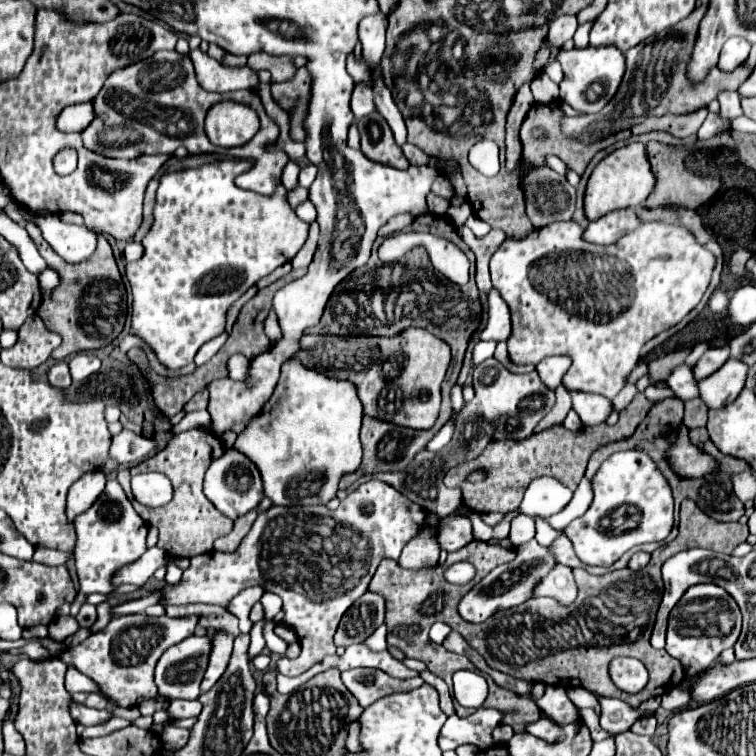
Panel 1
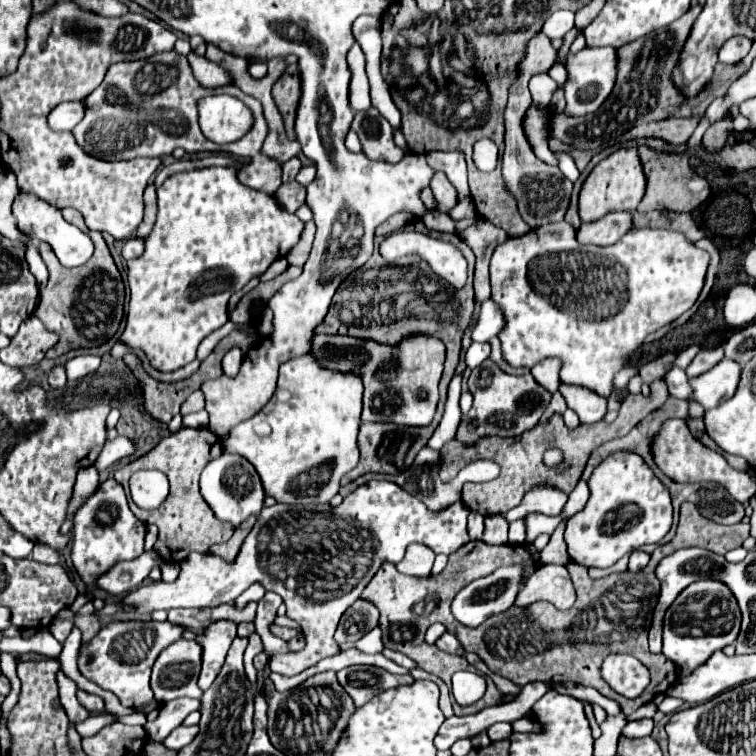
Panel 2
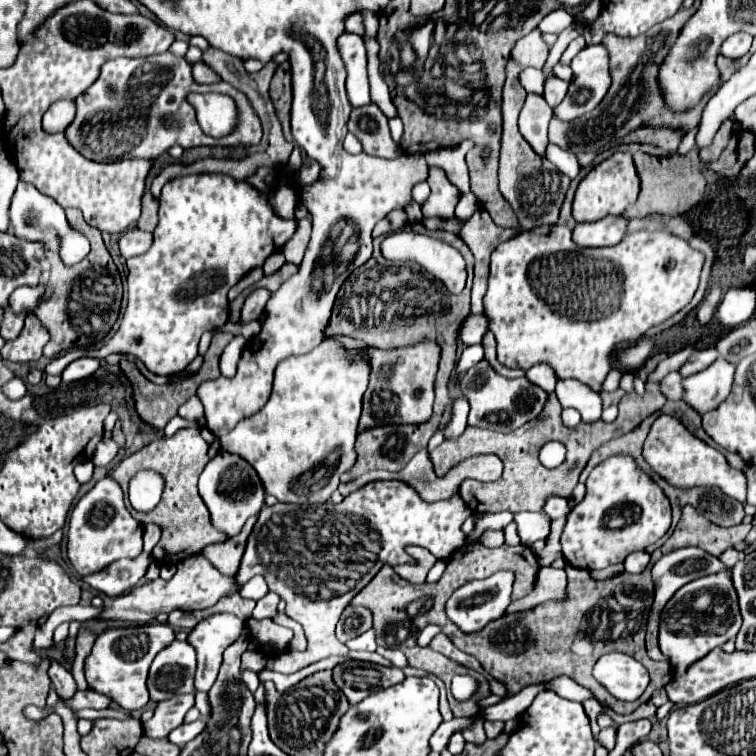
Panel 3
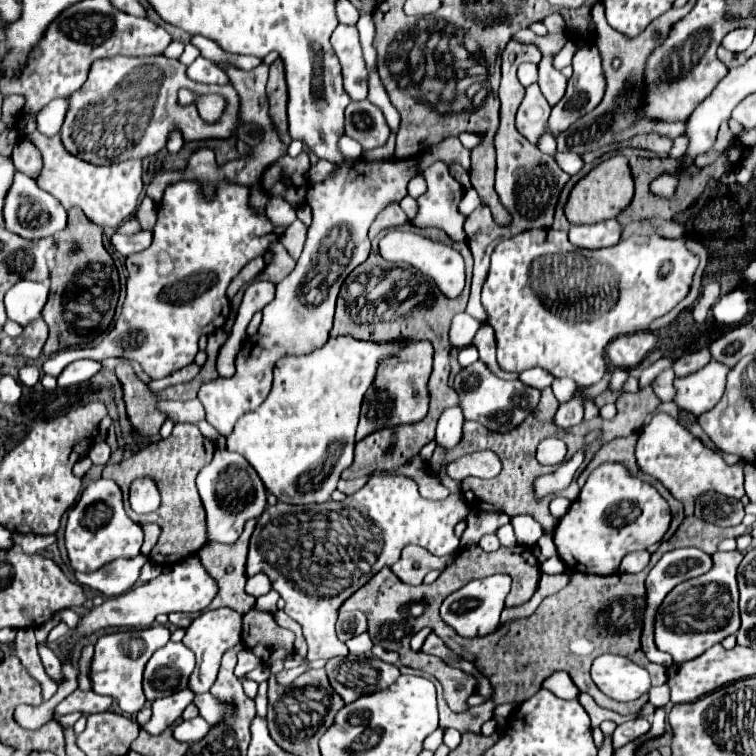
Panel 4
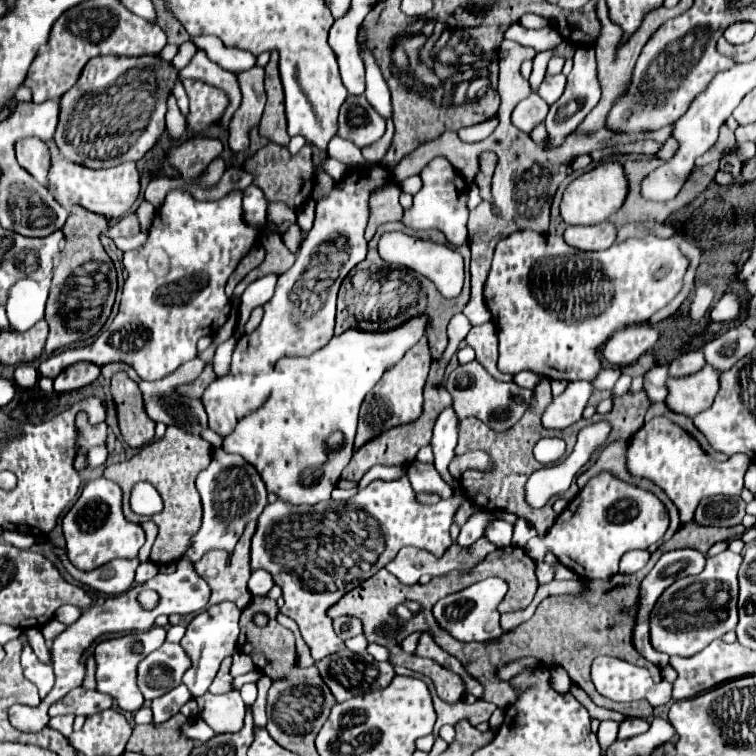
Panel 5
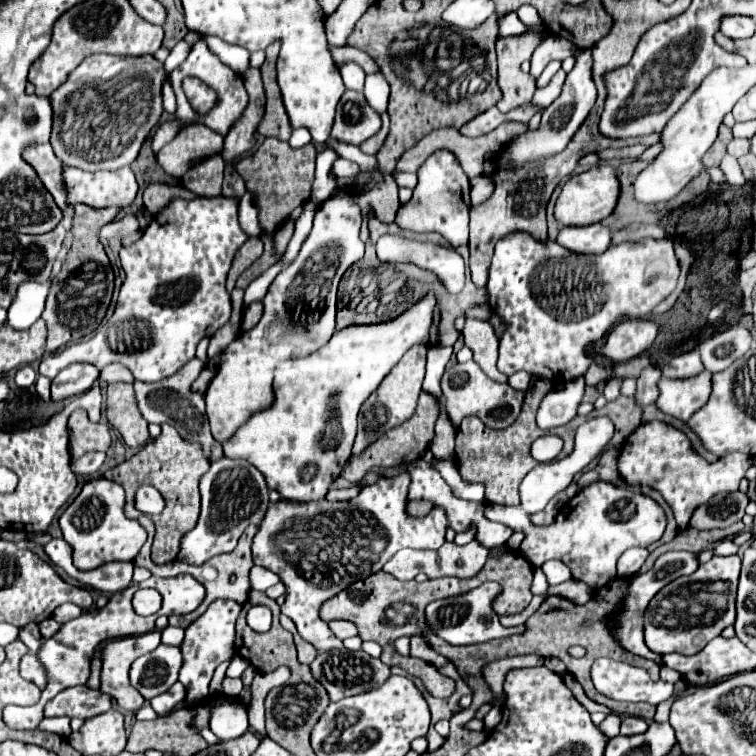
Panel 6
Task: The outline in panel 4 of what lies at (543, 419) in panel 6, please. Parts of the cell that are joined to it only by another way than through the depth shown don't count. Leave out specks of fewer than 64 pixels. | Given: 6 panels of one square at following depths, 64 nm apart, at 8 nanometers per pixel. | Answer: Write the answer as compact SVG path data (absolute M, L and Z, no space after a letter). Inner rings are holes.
M608 370L606 375L598 382L598 384L592 384L592 386L580 386L576 390L576 394L572 396L572 400L564 402L558 406L556 414L554 414L554 424L558 428L570 428L578 422L582 422L582 414L584 414L584 402L586 400L592 400L594 396L598 396L609 388L610 374L613 370Z

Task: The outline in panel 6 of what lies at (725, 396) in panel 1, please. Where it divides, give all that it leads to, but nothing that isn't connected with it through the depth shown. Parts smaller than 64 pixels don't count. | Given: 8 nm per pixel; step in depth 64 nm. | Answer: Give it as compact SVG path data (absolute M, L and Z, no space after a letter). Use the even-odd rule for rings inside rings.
M704 370L698 376L686 380L662 378L658 382L658 410L664 412L666 416L686 422L698 408L702 408L702 404L706 404L710 396L710 376L712 374Z

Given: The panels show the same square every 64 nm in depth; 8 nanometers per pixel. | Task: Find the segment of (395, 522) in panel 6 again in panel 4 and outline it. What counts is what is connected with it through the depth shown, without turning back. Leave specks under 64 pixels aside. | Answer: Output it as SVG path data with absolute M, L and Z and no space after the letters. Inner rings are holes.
M372 476L366 482L366 486L362 486L354 494L354 532L350 532L350 504L328 500L324 504L318 504L318 508L310 508L310 506L294 506L294 504L278 502L276 506L268 506L256 524L256 530L250 540L246 574L250 576L250 574L266 572L270 576L272 588L280 592L280 596L286 600L284 612L302 626L304 638L308 642L306 658L310 662L320 658L328 660L334 656L346 656L348 648L344 642L338 640L334 632L340 604L348 596L352 596L358 590L358 586L366 584L376 572L380 572L384 566L392 566L400 558L400 550L408 544L422 546L434 556L446 556L454 552L460 544L460 540L454 536L454 526L460 520L464 520L468 512L470 506L464 500L462 492L450 494L442 502L430 502L418 494L416 482L406 476L386 476L386 478ZM318 548L322 548L322 552ZM314 576L318 576L316 584L312 584ZM310 592L334 592L334 596L312 596Z

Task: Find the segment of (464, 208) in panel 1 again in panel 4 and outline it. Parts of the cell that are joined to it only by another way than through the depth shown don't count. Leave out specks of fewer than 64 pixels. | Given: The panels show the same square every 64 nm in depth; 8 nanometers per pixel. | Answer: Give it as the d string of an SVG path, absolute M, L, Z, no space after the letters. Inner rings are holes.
M468 190L466 194L464 194L464 198L462 198L462 202L460 202L460 212L462 214L470 214L472 210L476 210L480 206L480 198L478 198L478 194L474 192L474 190Z

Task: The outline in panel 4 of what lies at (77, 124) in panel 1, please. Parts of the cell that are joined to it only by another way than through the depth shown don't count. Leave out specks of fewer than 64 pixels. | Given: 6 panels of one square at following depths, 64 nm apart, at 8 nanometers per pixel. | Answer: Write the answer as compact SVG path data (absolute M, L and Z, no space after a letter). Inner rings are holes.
M58 98L58 100L46 104L42 110L38 110L34 114L38 132L42 132L44 136L58 134L62 120L64 120L64 114L66 114L66 100L64 98Z

